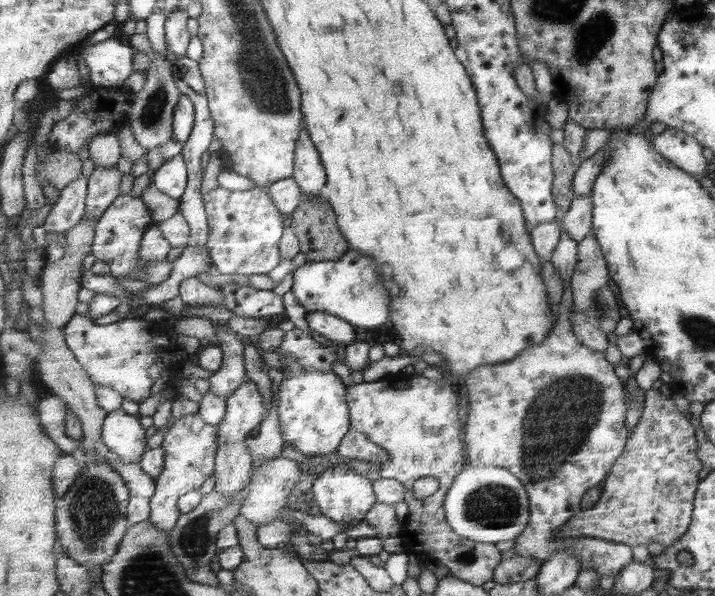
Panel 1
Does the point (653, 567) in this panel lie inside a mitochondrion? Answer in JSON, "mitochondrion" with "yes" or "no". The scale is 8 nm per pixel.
{"mitochondrion":"no"}

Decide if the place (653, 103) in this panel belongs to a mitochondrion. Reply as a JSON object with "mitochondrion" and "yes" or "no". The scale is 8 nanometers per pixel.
{"mitochondrion":"no"}

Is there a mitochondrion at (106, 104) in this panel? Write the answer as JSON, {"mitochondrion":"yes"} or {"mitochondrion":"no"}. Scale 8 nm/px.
{"mitochondrion":"no"}

